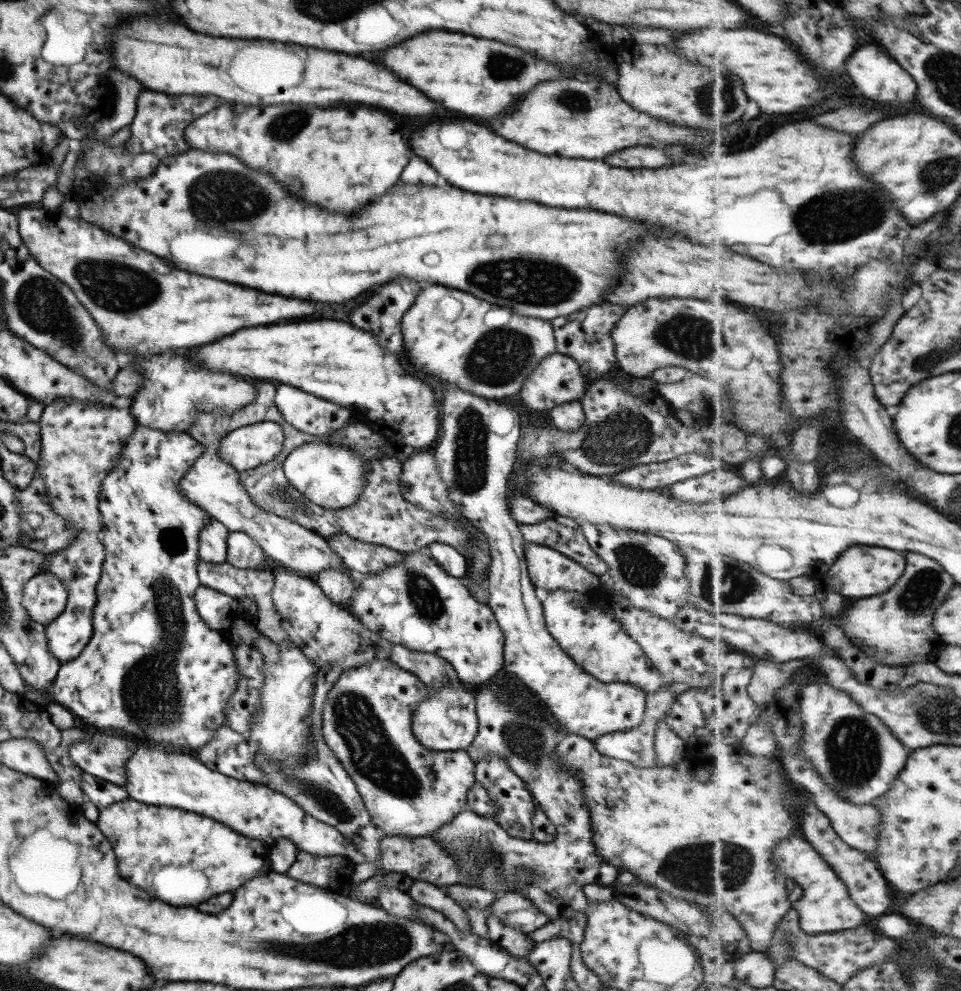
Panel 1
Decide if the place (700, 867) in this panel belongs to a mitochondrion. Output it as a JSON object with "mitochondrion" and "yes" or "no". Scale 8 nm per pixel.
{"mitochondrion":"yes"}

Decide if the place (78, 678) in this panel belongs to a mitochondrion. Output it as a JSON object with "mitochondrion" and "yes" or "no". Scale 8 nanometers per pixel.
{"mitochondrion":"no"}

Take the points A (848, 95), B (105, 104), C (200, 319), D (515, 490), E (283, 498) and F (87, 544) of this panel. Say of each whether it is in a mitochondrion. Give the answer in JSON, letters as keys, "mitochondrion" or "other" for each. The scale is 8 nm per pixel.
{"A":"other","B":"other","C":"other","D":"other","E":"mitochondrion","F":"mitochondrion"}

